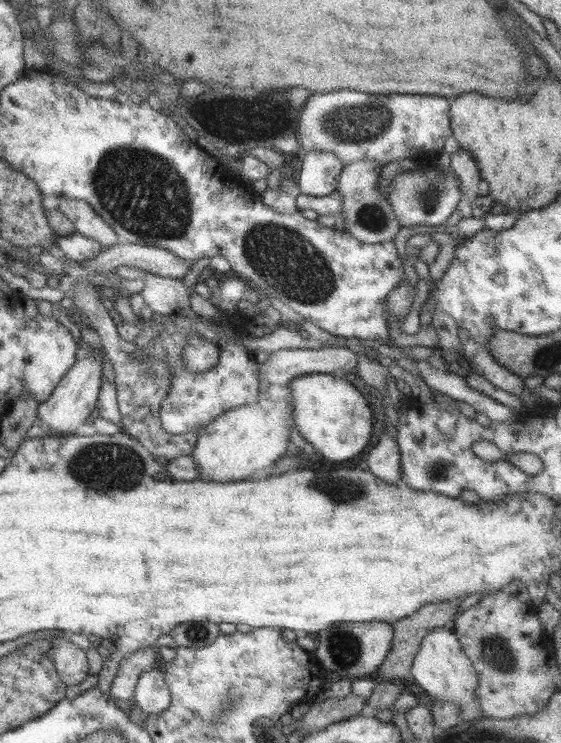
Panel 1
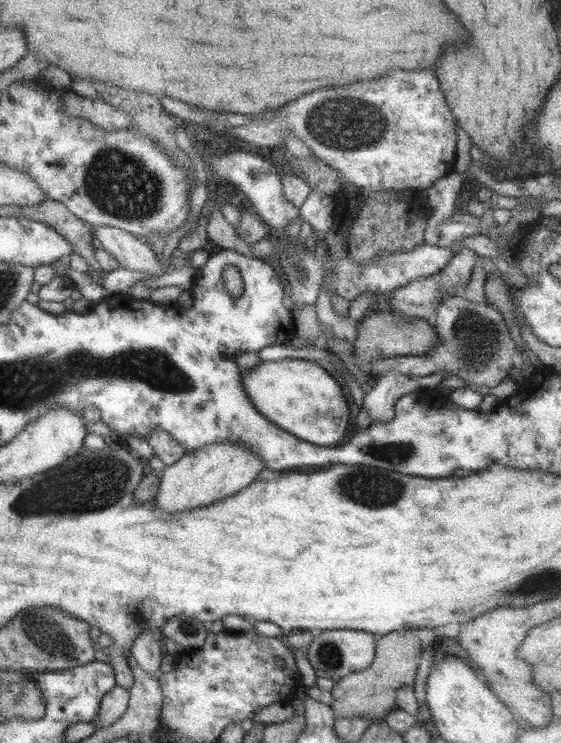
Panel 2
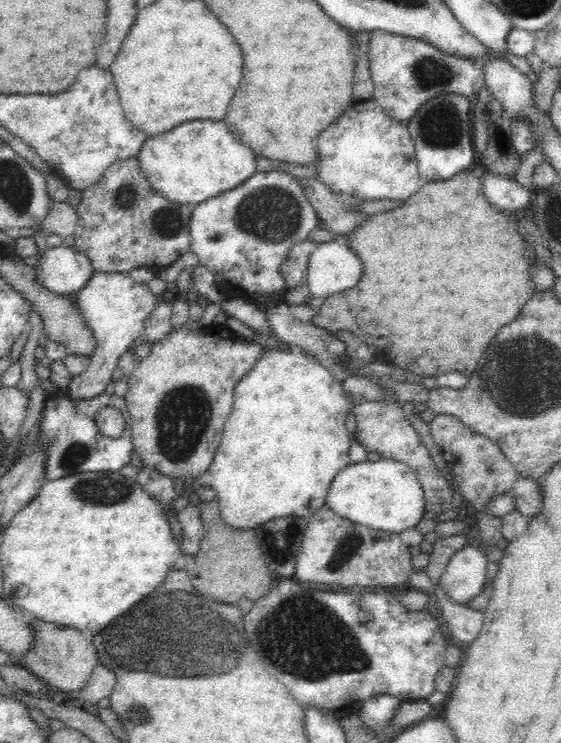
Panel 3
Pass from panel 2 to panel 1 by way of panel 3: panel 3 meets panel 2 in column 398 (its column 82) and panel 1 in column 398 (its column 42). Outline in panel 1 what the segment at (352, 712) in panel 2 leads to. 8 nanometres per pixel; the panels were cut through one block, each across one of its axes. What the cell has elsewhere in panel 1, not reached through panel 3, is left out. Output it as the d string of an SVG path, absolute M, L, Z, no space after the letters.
M459 598L456 600L440 600L433 604L424 604L421 608L413 611L409 616L399 619L395 624L391 623L393 630L393 640L391 647L385 656L385 660L381 662L377 672L381 678L386 679L409 679L411 662L416 656L418 646L421 645L423 638L435 628L446 627L451 624L455 618L455 609L459 605Z

